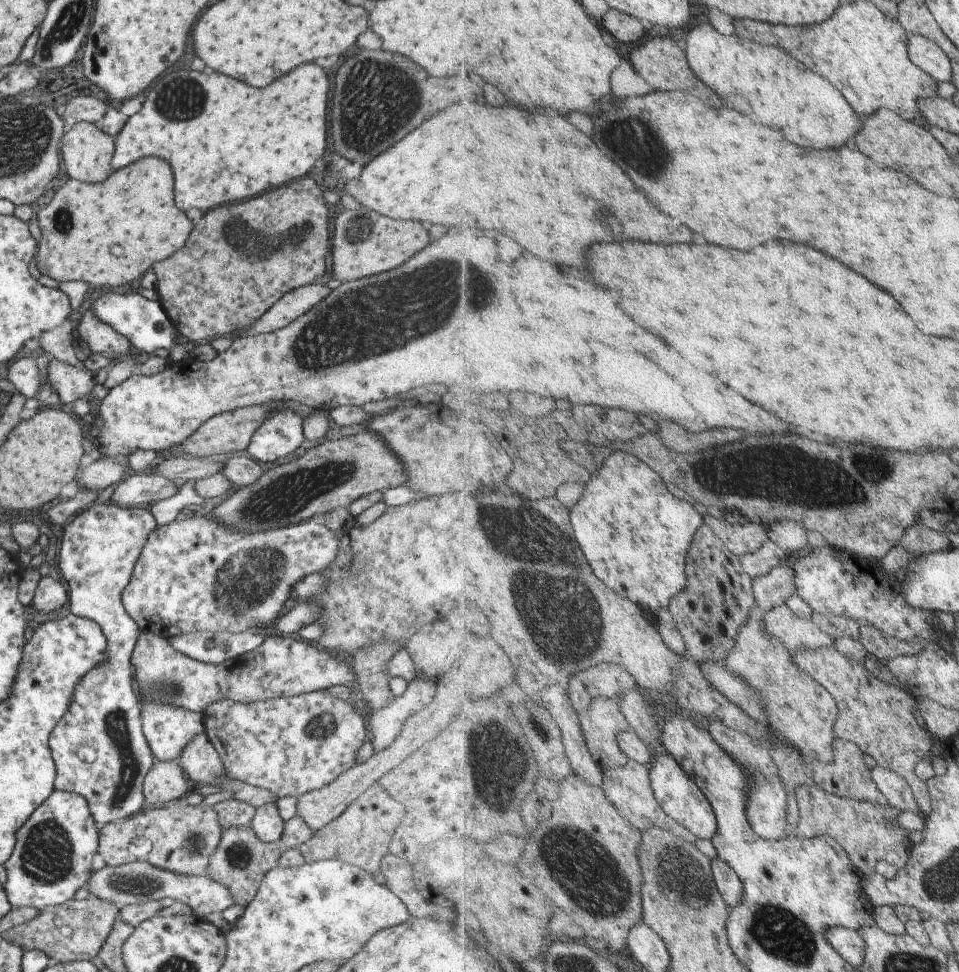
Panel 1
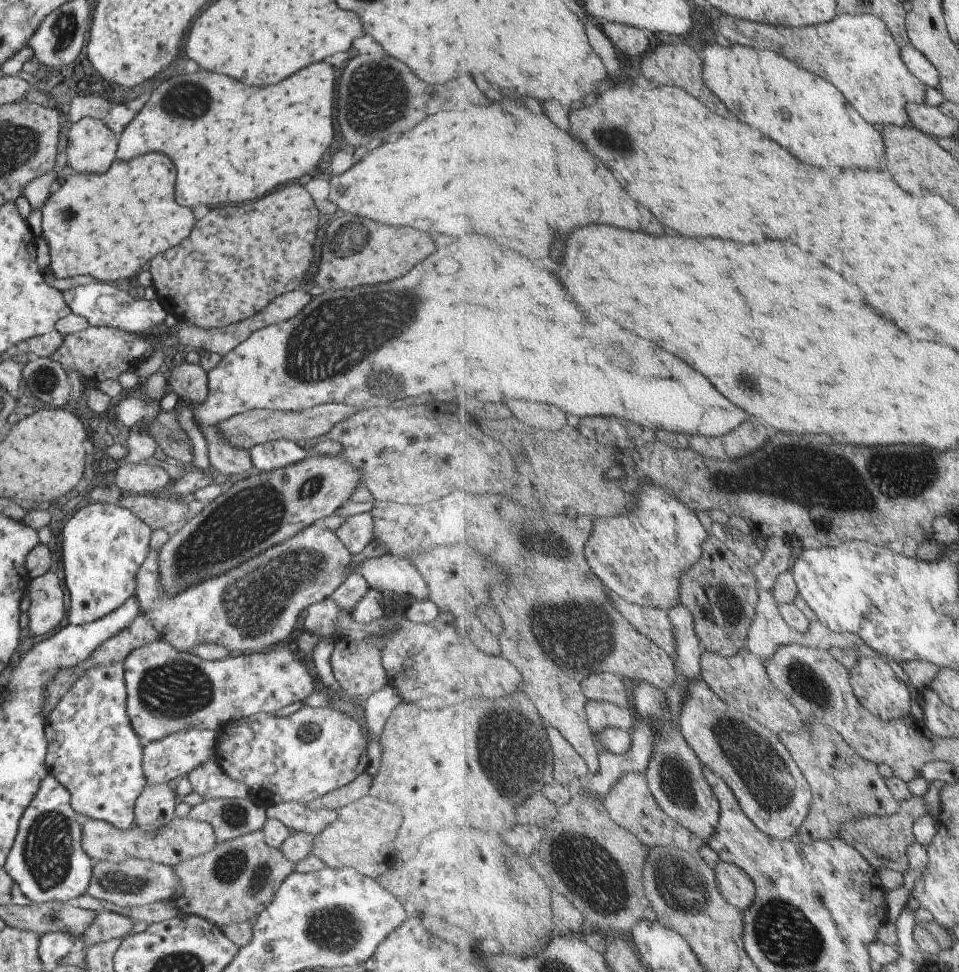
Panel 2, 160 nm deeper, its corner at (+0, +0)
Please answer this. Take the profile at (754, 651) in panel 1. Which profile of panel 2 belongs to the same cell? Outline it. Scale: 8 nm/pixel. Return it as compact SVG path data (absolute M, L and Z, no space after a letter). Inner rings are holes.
M758 585L760 599L757 614L748 634L747 649L763 662L770 660L783 645L797 642L799 631L793 628L781 614L780 604L770 590Z

